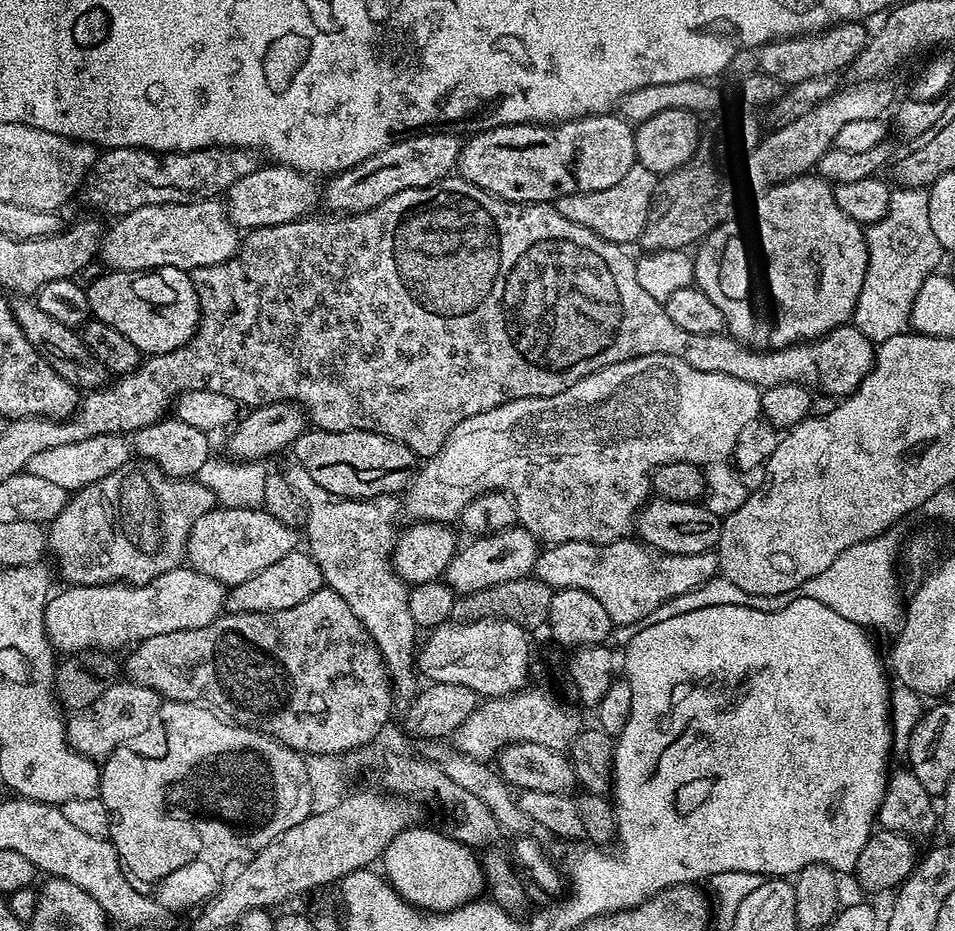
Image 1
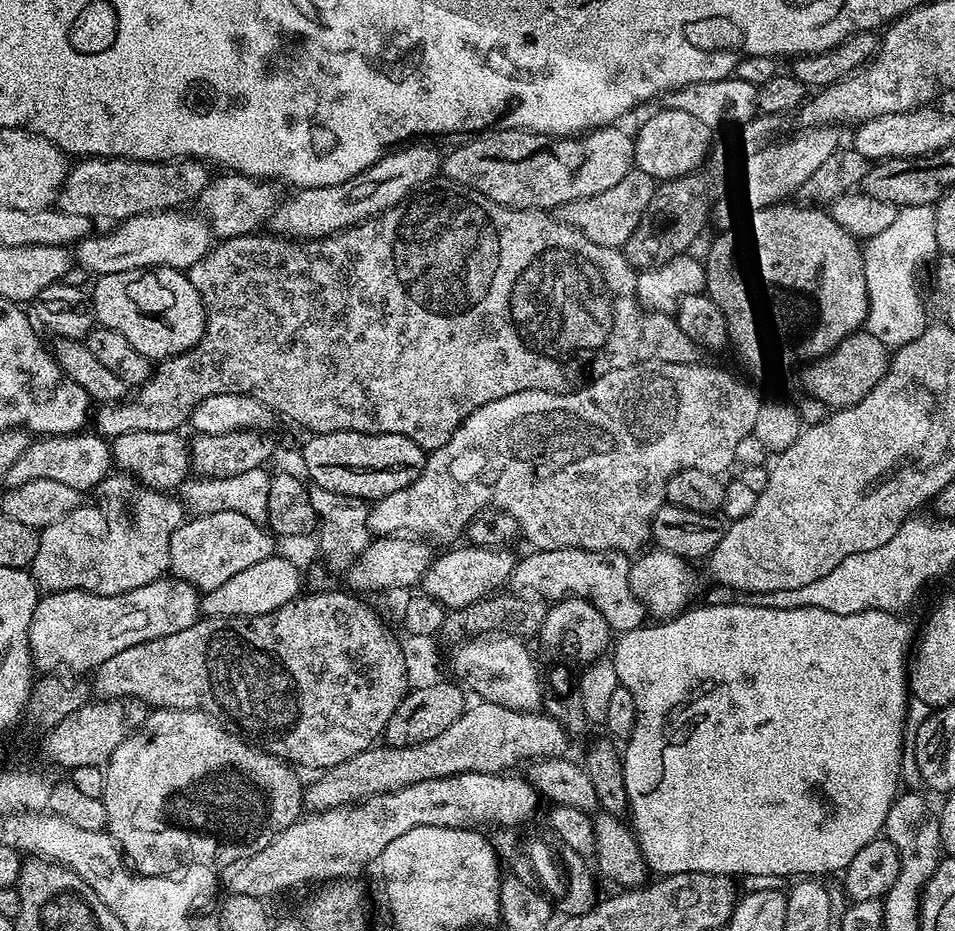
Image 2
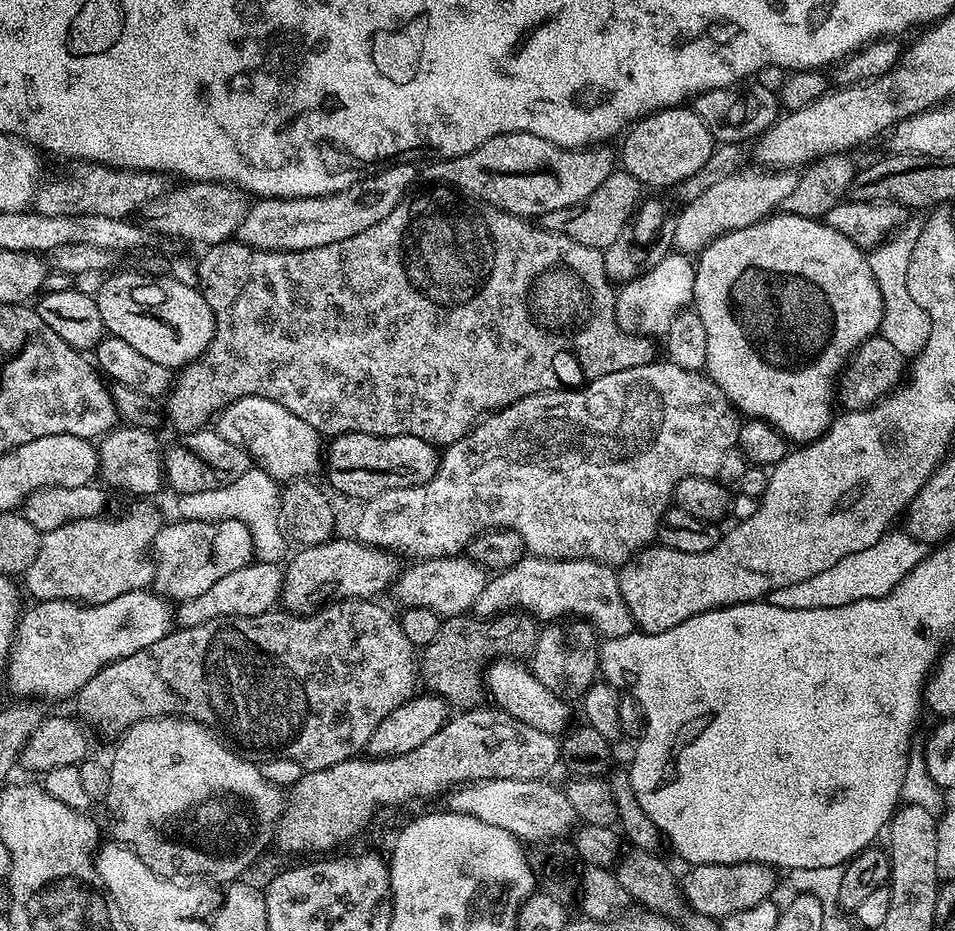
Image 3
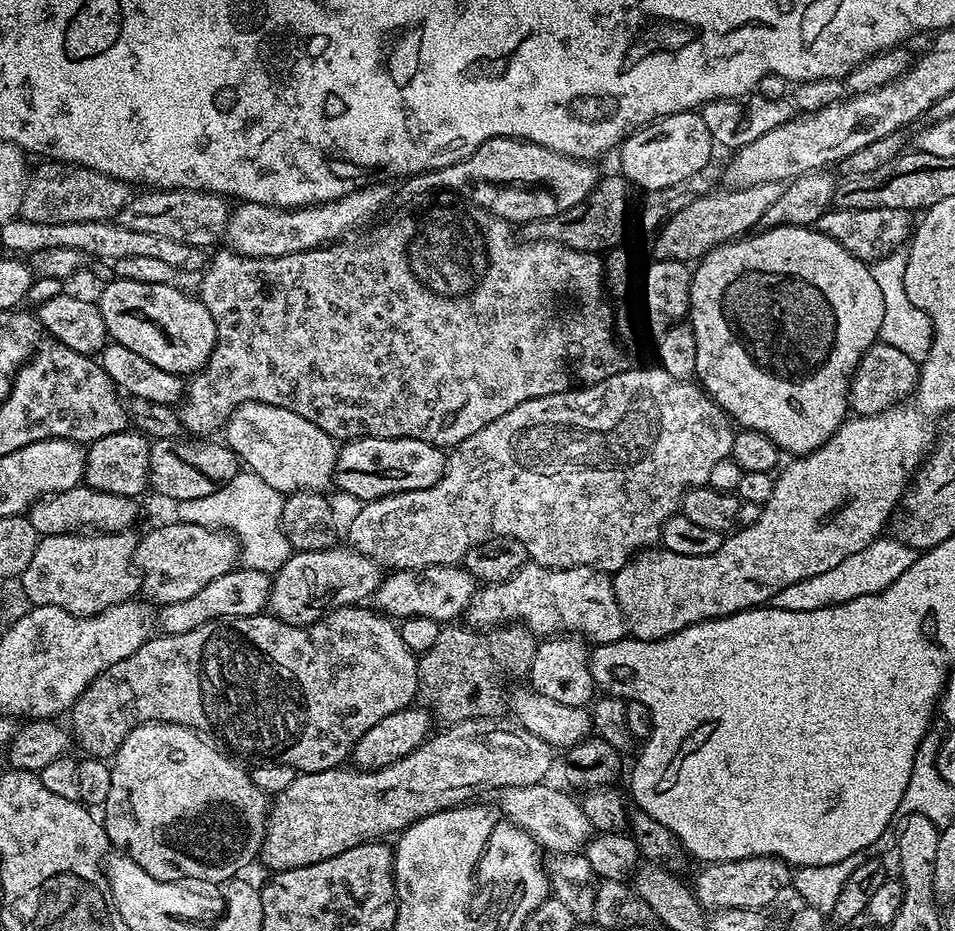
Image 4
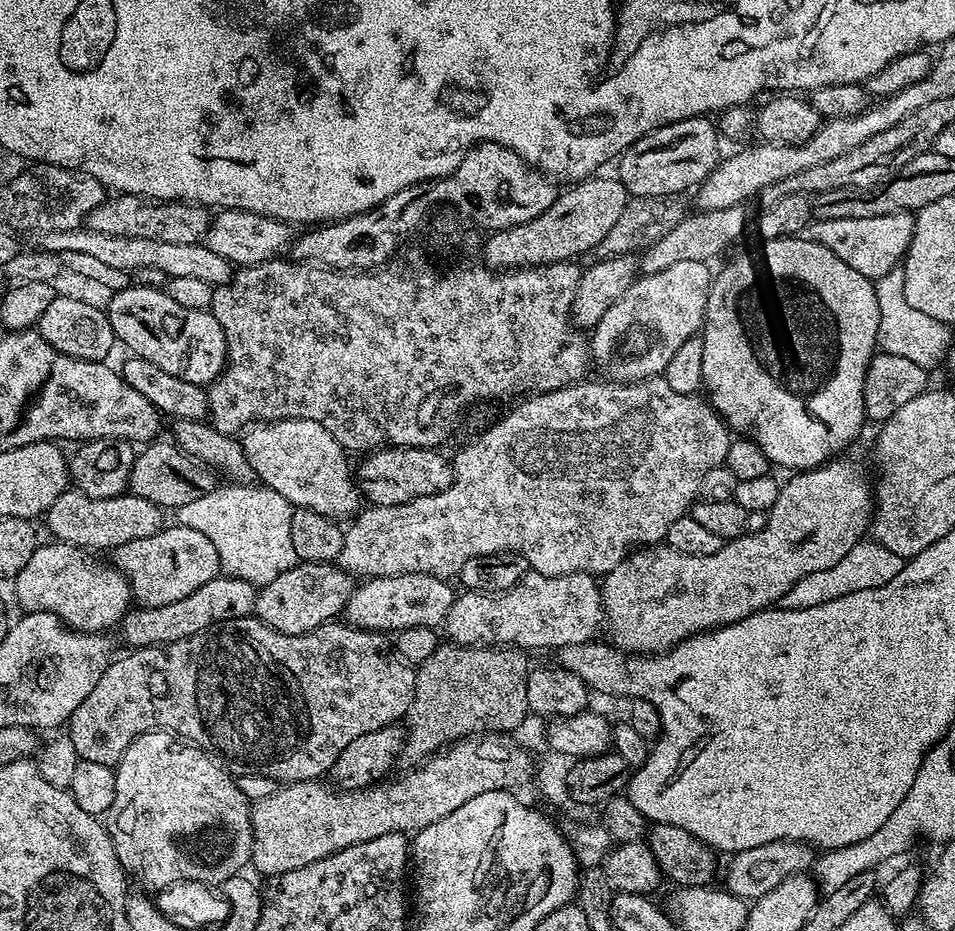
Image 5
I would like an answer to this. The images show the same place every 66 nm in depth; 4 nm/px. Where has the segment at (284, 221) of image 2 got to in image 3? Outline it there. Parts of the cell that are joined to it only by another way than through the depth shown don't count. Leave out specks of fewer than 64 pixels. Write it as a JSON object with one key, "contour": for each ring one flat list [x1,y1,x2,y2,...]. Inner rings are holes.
{"contour":[[404,162,389,163,365,176,358,183,350,185,346,190,329,196,303,196,302,198,269,196,257,199,249,207,240,227,238,239,246,246,258,250,297,252,298,250,314,250,314,246,330,246,330,242,342,242,342,238,354,238,354,234,362,234,370,230,370,226,378,226,378,222,382,222,382,218,386,218,390,210,400,207,402,201,409,195,408,187,415,182,416,176,418,180,418,168,416,172,414,165,400,163]]}

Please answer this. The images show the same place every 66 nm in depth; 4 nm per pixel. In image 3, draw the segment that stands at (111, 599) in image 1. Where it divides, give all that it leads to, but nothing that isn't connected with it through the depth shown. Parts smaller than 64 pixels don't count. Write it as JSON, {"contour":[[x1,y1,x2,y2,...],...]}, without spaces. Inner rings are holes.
{"contour":[[141,590,122,594,114,602,105,604,81,604,78,600,41,600,33,603,32,609,25,611,16,628,16,638,12,642,12,655,8,658,7,679,12,679,12,688,20,698,40,698,60,700,63,696,75,697,77,692,110,662,138,654,146,646,154,646,163,636,167,636,174,624,174,612,168,609,169,601,152,590]]}

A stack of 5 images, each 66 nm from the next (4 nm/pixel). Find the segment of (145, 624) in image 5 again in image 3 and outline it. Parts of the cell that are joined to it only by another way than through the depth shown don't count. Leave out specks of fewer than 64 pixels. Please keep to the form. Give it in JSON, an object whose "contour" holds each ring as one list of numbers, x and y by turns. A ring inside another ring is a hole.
{"contour":[[253,562,242,566,242,570,234,570,218,578,210,590,198,594,198,598,183,601,178,608,179,627,202,626,202,622,210,622,227,616,257,616,263,612,271,612,277,607,284,591,284,568,276,562]]}

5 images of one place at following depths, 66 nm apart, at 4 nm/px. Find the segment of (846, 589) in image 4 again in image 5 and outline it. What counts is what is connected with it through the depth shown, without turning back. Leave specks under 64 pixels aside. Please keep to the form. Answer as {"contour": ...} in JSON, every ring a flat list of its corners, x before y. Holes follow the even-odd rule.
{"contour":[[865,538,856,544,839,562,834,562,827,570,814,570,814,574,806,574,806,578,798,578,790,590,779,602,779,607,798,610,810,606,822,606,822,602,834,602,834,598,842,598,842,594,854,594,854,590,866,590,874,586,886,586,890,578,898,575,905,564,905,557,894,554,894,550,888,550,886,546,877,544,871,538]]}

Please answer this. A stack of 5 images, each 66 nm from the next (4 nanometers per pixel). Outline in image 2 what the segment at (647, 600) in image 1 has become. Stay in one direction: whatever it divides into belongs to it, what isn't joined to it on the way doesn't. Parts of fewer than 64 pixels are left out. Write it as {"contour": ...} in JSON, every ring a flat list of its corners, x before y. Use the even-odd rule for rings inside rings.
{"contour":[[532,550,529,556,521,555,516,561,510,581,511,587,520,594,531,594,548,602,577,596,589,600,606,618,613,633,623,634,645,623,644,604,630,590,629,557,622,552,599,552,598,550]]}

